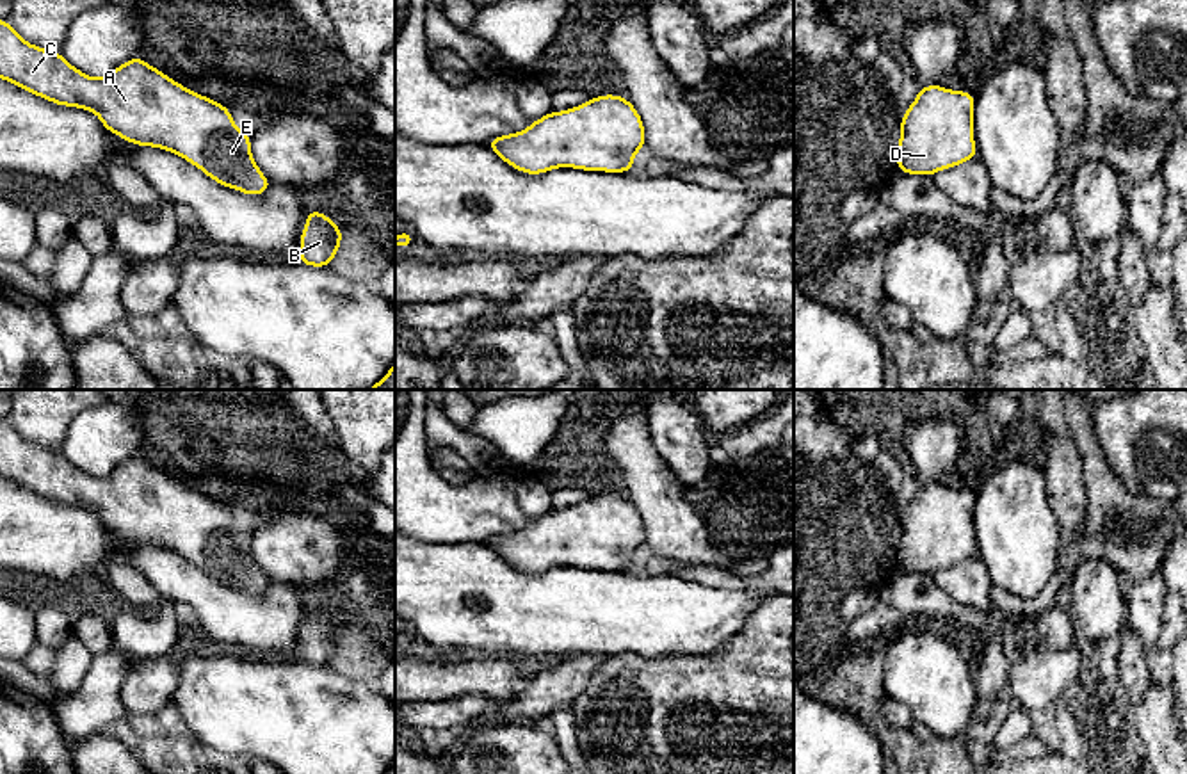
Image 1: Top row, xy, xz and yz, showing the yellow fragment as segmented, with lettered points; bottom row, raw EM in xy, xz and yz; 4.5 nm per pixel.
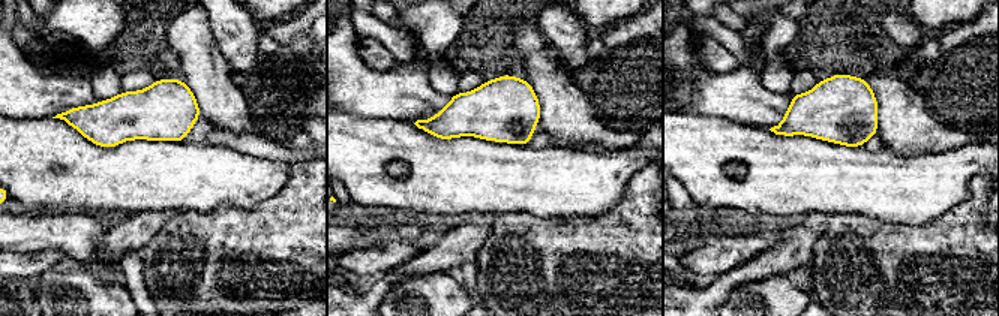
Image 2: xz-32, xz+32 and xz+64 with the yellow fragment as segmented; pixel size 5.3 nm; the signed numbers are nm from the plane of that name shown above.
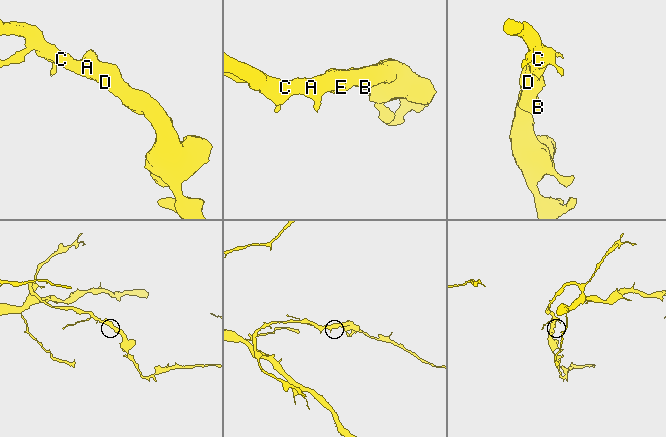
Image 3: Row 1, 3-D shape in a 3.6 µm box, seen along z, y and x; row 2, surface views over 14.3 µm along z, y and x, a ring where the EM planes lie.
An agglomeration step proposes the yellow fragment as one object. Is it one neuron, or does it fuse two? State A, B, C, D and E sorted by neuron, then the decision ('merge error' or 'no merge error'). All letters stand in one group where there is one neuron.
A B C D E | no merge error

